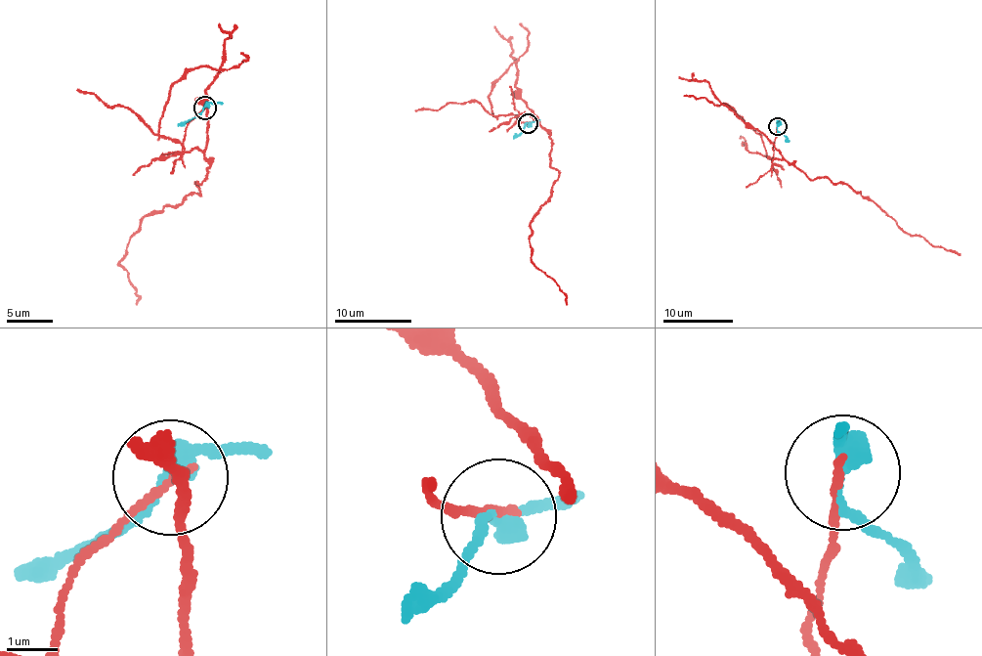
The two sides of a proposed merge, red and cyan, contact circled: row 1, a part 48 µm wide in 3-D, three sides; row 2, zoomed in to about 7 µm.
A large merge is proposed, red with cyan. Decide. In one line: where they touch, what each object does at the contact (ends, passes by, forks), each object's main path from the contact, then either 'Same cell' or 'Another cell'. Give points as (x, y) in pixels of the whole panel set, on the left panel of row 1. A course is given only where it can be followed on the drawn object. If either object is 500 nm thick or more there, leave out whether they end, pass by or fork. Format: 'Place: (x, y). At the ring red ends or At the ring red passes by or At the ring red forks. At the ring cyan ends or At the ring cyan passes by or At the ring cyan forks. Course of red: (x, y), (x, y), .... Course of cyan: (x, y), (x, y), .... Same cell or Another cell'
Place: (204, 108). At the ring red ends. At the ring cyan passes by. Course of red: (204, 108), (183, 147), (198, 149), (209, 166), (194, 185), (199, 193), (142, 218), (119, 262), (136, 305). Course of cyan: (204, 108), (178, 126). Another cell

